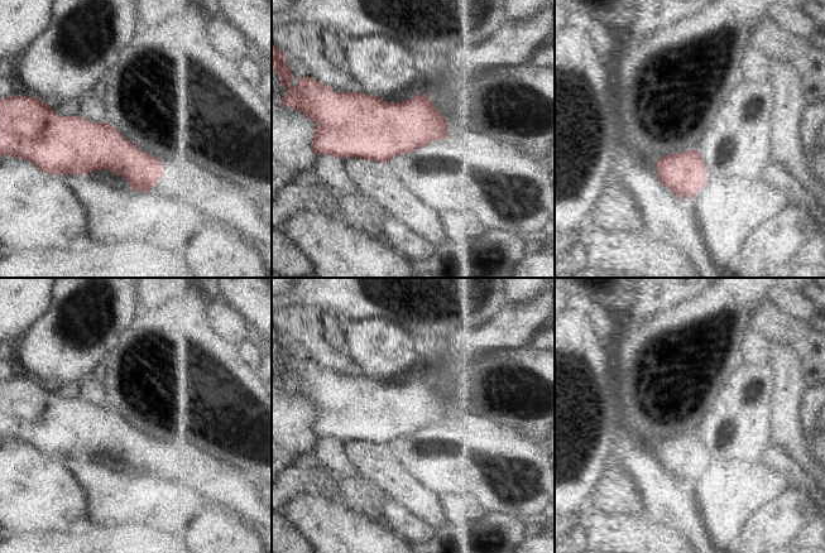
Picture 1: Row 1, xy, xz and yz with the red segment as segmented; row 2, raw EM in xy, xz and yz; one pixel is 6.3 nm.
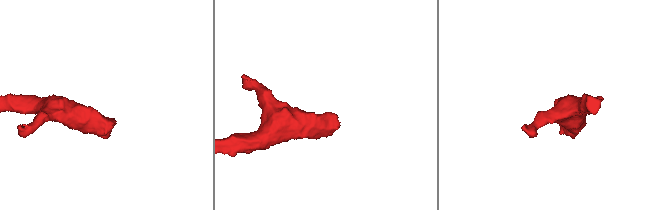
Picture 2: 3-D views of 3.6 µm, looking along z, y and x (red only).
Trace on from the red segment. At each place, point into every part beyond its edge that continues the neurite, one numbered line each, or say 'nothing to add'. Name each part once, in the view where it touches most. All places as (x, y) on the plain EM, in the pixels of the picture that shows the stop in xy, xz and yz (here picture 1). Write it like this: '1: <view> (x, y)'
1: xy (187, 466)

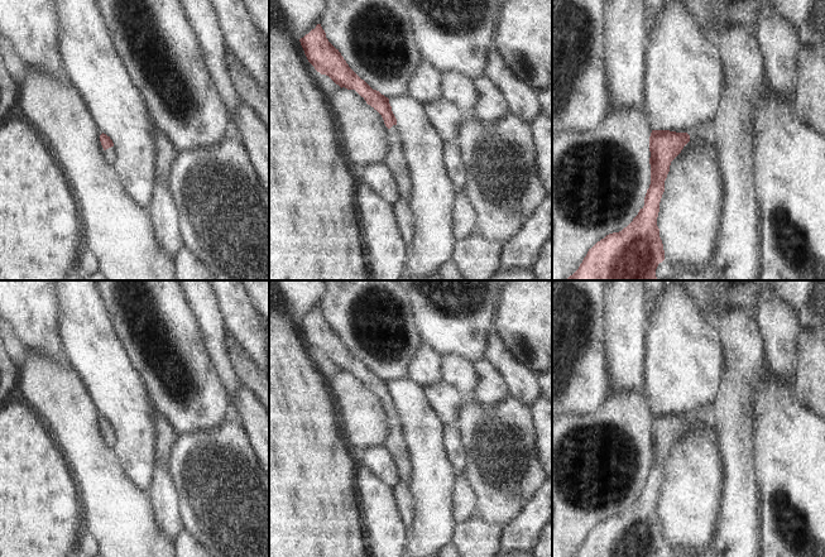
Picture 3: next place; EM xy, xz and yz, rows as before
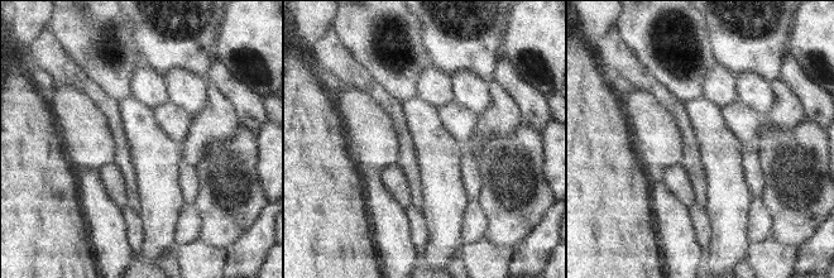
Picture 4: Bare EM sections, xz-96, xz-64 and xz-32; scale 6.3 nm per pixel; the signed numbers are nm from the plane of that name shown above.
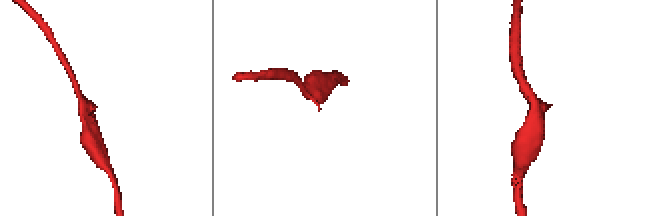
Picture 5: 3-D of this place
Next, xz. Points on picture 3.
1: xz (397, 445)

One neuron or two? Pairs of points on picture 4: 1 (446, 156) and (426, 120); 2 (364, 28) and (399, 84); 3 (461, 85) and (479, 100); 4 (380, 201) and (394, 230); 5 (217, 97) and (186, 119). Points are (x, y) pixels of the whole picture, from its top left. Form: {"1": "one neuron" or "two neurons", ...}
{"1": "one neuron", "2": "one neuron", "3": "one neuron", "4": "one neuron", "5": "two neurons"}

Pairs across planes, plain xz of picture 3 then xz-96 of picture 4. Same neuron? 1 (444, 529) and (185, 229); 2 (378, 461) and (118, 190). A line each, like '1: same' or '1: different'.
1: different
2: same

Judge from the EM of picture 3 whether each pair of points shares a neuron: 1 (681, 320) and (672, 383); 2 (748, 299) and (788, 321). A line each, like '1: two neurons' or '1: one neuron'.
1: one neuron
2: two neurons

